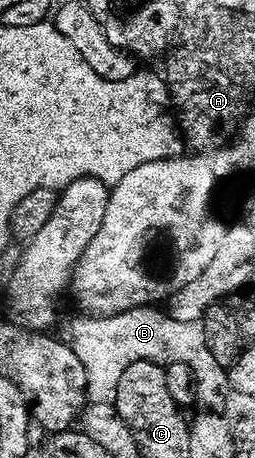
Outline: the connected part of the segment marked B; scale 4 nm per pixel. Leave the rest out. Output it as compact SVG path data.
M156 305L135 307L118 315L94 315L80 317L72 331L70 345L86 369L88 399L93 403L107 403L115 396L122 370L122 361L150 359L175 361L190 365L198 381L196 394L199 406L204 409L220 409L224 406L224 394L228 391L228 373L210 353L206 345L203 322L178 321L167 310L159 311Z

